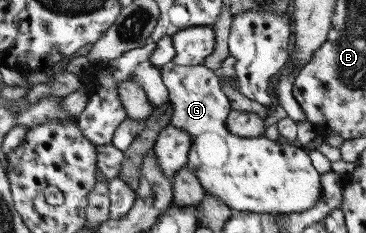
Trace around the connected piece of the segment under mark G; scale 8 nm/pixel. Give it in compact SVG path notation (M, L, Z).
M166 63L160 70L173 105L170 124L191 135L186 167L196 175L201 186L236 213L300 213L314 207L323 194L321 174L314 168L309 152L294 142L233 136L226 127L231 101L224 93L215 70L197 66Z

